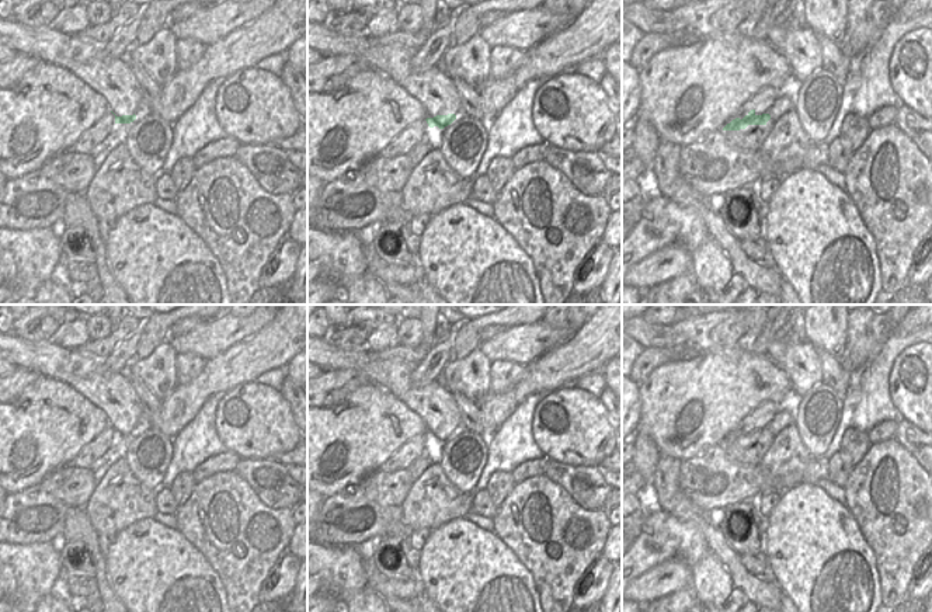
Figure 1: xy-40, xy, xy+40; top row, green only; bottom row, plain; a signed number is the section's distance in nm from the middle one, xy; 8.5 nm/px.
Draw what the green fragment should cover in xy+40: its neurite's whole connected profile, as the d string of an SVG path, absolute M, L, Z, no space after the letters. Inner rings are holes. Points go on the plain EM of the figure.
M751 424L743 434L735 432L727 438L721 445L709 452L707 456L698 463L686 467L684 473L705 473L709 466L714 463L727 463L730 452L740 444L745 444L748 439L766 439L771 434L769 428L757 430L755 424Z

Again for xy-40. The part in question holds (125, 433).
M108 424L102 432L84 445L79 455L69 463L77 467L94 469L97 463L107 456L121 456L128 439L135 434L135 428L116 431Z

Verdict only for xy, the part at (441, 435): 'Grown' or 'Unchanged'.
Grown

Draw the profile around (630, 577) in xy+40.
M622 567L622 597L632 591L641 580L648 576L650 568Z

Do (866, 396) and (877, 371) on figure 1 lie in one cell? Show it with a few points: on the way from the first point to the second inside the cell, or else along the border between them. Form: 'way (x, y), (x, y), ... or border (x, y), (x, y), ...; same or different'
border (886, 378), (856, 390); different

